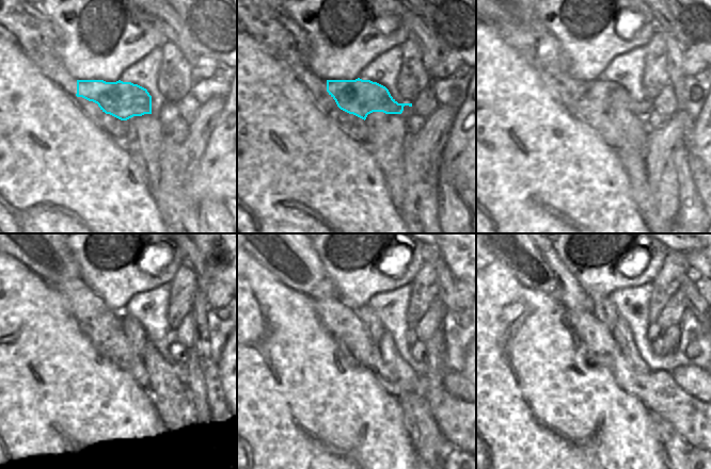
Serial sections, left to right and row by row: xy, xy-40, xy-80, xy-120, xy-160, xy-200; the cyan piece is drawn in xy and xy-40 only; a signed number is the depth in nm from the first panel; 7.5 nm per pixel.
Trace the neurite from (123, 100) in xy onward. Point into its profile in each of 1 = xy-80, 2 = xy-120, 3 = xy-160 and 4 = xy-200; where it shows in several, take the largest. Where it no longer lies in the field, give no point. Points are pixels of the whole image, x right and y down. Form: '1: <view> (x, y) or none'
1: xy-80 (596, 92)
2: xy-120 (171, 337)
3: xy-160 (411, 337)
4: xy-200 (654, 332)

